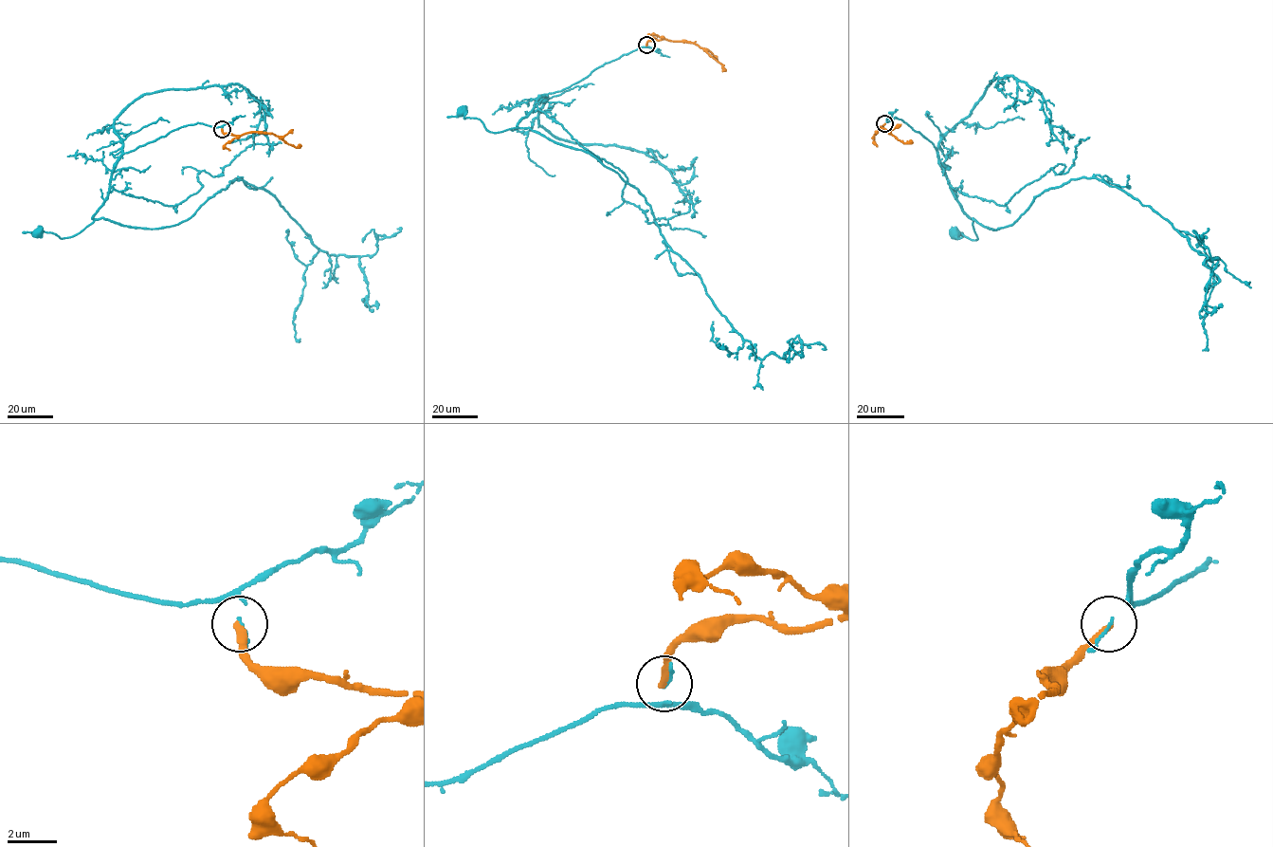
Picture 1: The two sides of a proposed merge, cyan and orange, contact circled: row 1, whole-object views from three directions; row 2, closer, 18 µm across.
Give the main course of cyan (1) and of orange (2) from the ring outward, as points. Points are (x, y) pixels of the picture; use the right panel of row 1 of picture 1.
1: (884, 123), (900, 119), (934, 145), (977, 238), (962, 232), (957, 238), (954, 233)
2: (884, 123), (879, 130), (881, 127), (904, 143), (912, 141)

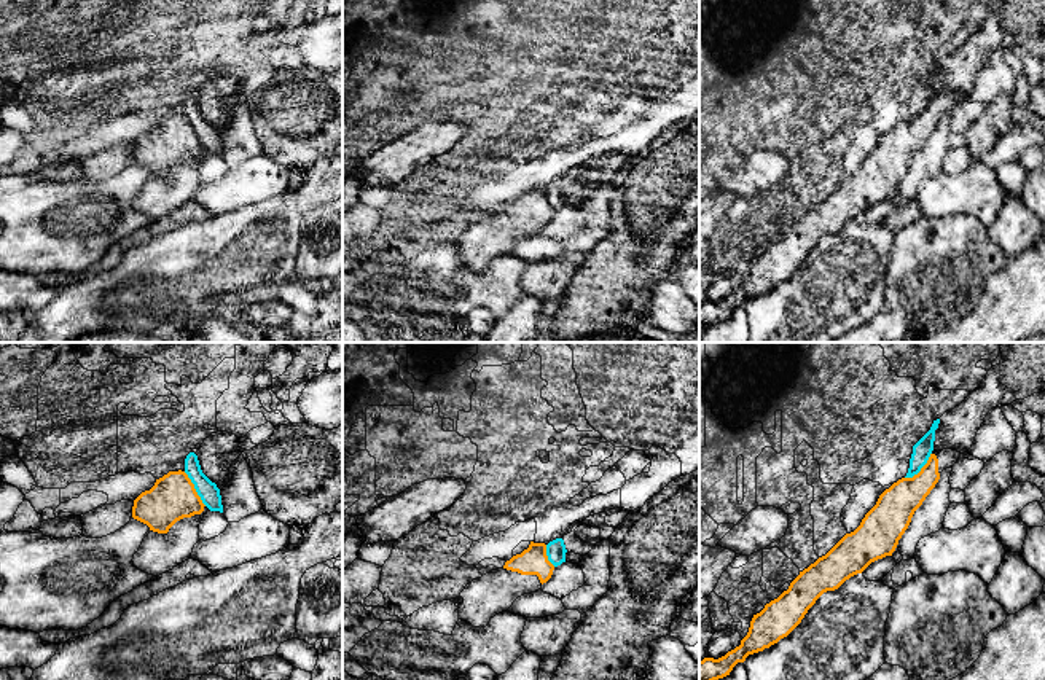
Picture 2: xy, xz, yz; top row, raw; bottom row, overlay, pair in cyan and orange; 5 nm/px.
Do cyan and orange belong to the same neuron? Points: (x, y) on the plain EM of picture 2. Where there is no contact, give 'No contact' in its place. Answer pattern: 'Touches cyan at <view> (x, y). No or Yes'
Touches cyan at xy (195, 131). No

